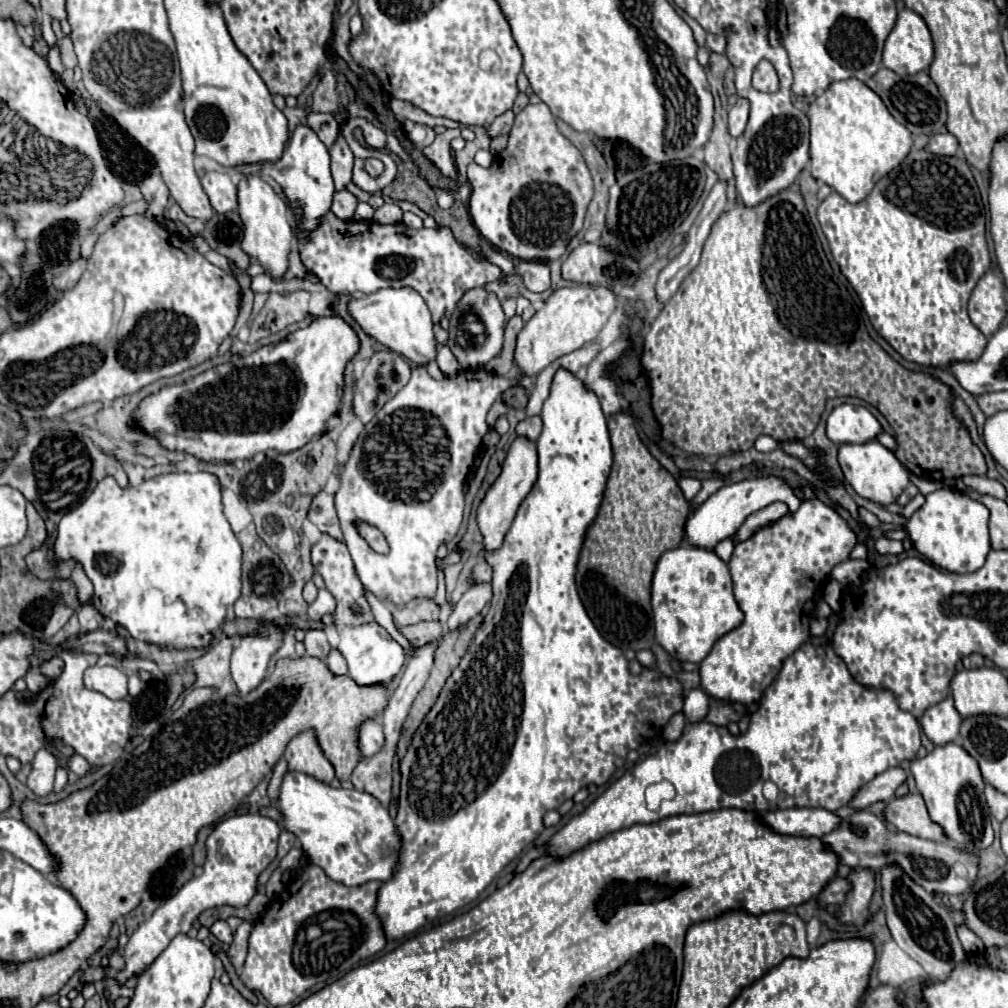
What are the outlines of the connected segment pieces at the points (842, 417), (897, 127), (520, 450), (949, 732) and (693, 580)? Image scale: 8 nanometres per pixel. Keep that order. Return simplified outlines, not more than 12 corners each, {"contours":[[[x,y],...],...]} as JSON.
{"contours":[[[846,403],[830,413],[836,445],[866,443],[882,425],[866,407]],[[860,79],[808,109],[812,177],[858,203],[912,149]],[[518,435],[478,505],[486,549],[498,549],[538,479],[536,441]],[[952,697],[922,715],[934,745],[958,739],[962,717]],[[666,551],[652,579],[656,641],[700,663],[744,619],[728,565]]]}

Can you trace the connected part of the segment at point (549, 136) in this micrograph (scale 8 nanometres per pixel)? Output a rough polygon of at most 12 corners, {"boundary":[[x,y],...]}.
{"boundary":[[546,103],[490,167],[468,165],[470,219],[524,261],[582,229],[592,175]]}

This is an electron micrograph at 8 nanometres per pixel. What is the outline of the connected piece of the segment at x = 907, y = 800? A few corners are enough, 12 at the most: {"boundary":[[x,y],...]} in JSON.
{"boundary":[[920,793],[888,801],[898,831],[948,843]]}

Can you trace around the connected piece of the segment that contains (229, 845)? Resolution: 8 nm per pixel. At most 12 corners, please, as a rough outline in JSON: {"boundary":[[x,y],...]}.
{"boundary":[[218,821],[204,873],[130,935],[120,983],[144,971],[204,909],[248,905],[276,859],[280,825]]}

